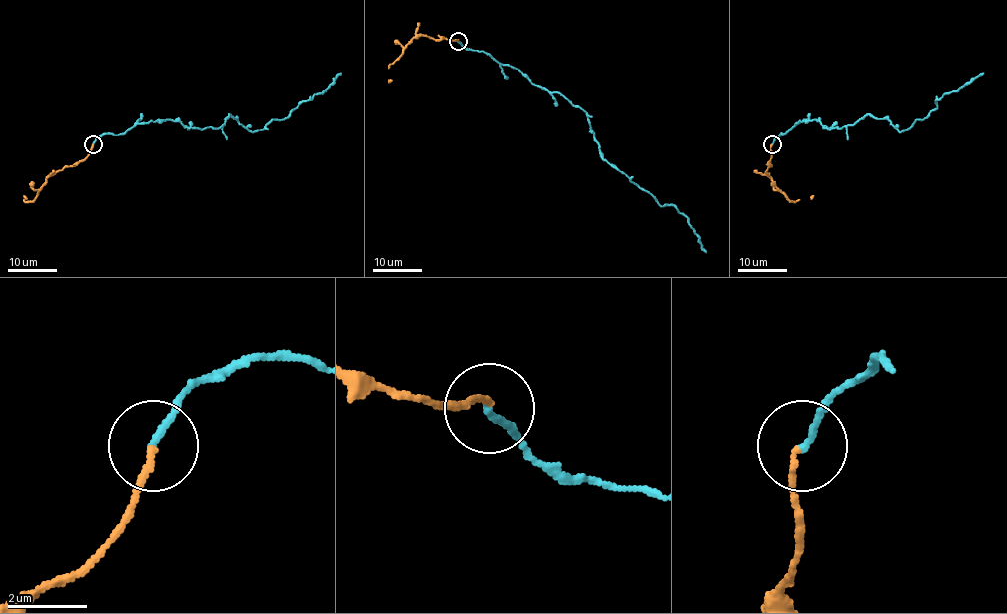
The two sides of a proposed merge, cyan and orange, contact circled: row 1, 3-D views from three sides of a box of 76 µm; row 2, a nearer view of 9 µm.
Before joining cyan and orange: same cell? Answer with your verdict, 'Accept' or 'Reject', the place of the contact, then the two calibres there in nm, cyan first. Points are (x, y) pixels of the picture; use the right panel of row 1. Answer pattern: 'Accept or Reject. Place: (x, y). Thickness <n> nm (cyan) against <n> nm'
Accept. Place: (772, 144). Thickness 180 nm (cyan) against 140 nm

